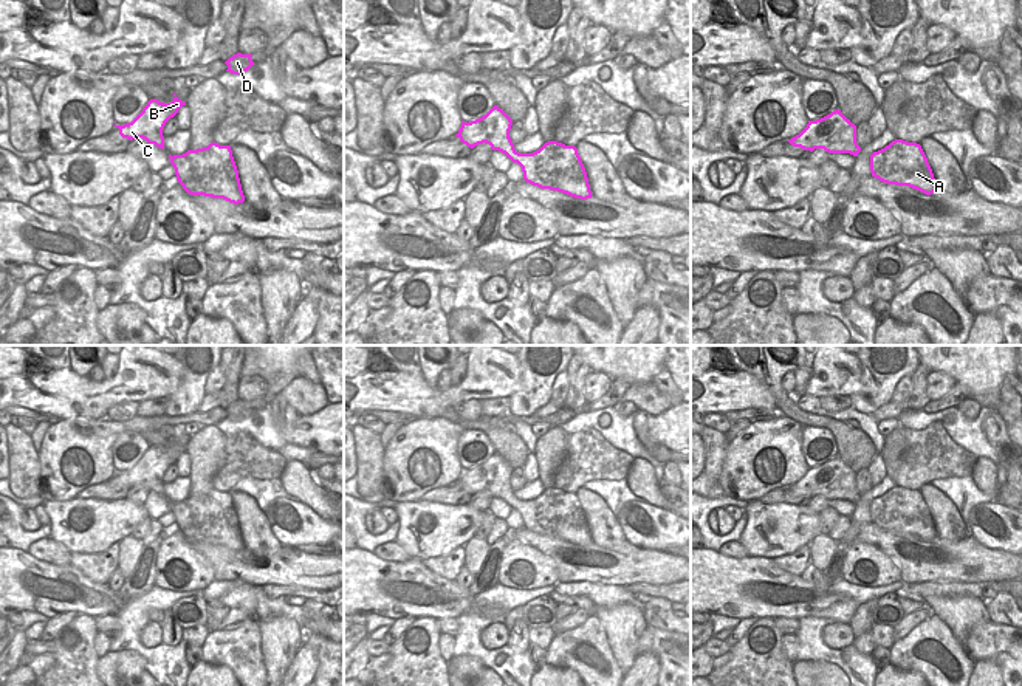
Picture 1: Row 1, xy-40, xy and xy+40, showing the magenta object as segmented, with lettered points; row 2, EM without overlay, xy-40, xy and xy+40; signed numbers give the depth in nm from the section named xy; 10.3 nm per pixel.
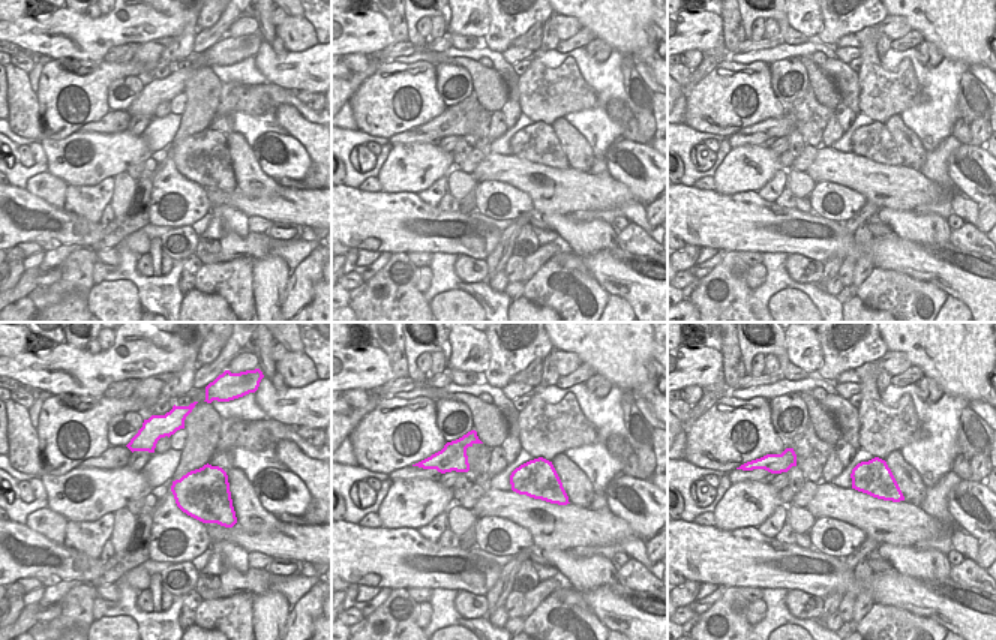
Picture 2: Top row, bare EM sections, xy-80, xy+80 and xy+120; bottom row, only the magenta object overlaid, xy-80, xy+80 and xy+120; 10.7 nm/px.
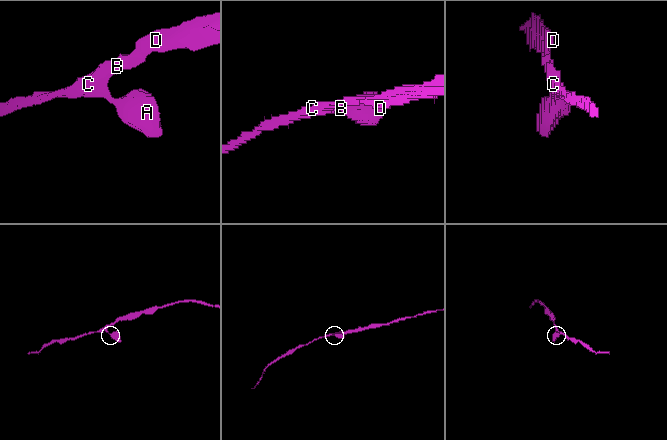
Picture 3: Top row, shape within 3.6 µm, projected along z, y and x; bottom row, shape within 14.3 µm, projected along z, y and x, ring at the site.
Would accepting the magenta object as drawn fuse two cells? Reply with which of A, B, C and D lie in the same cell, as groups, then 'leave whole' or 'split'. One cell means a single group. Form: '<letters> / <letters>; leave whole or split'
A B C D; leave whole

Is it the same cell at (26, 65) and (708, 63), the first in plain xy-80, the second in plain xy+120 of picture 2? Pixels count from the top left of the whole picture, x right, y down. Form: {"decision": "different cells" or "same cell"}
{"decision": "different cells"}

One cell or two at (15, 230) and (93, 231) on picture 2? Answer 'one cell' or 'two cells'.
one cell

